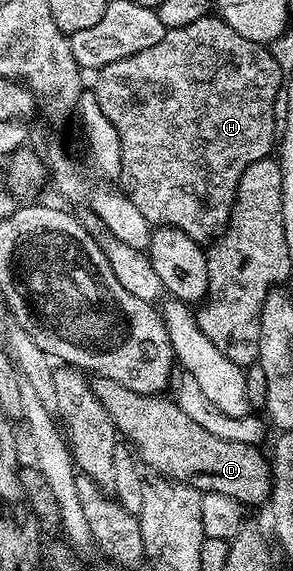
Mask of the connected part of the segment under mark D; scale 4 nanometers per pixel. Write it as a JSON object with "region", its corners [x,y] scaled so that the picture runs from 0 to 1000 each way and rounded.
{"region":[[[365,669],[348,676],[362,678],[331,680],[334,697],[375,725],[392,757],[447,769],[440,774],[464,785],[468,802],[488,813],[498,809],[522,830],[638,846],[693,863],[734,860],[785,867],[829,884],[904,883],[918,876],[925,813],[904,802],[894,806],[877,781],[724,765],[710,751],[683,751],[584,697],[553,699],[549,690],[481,692],[406,671]]]}

